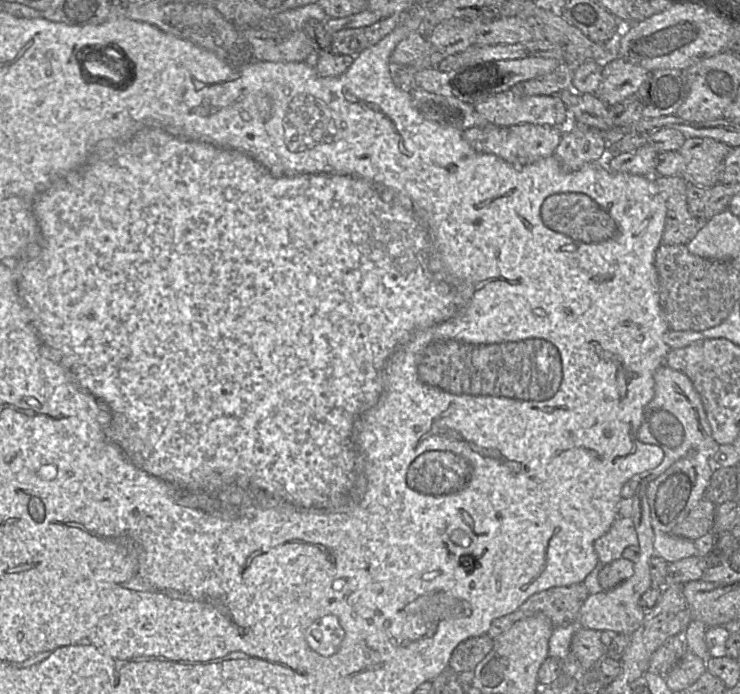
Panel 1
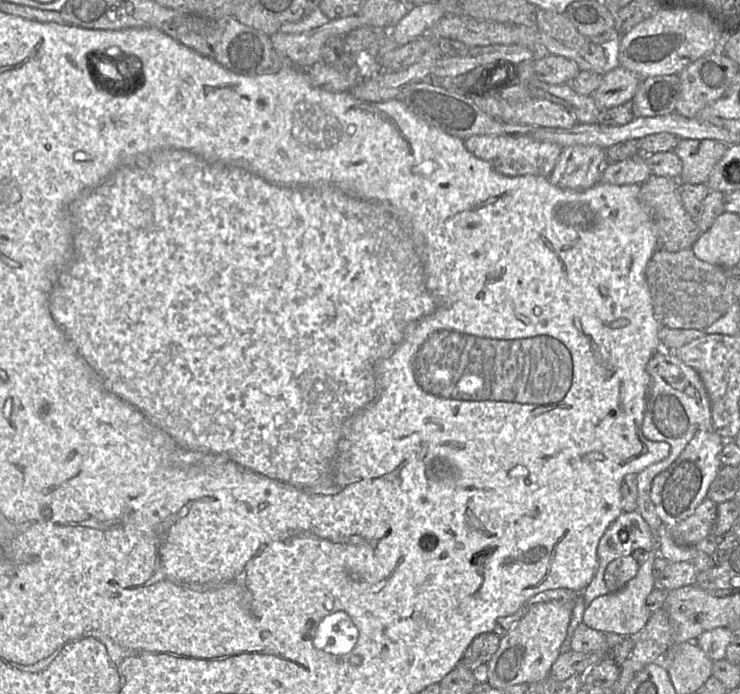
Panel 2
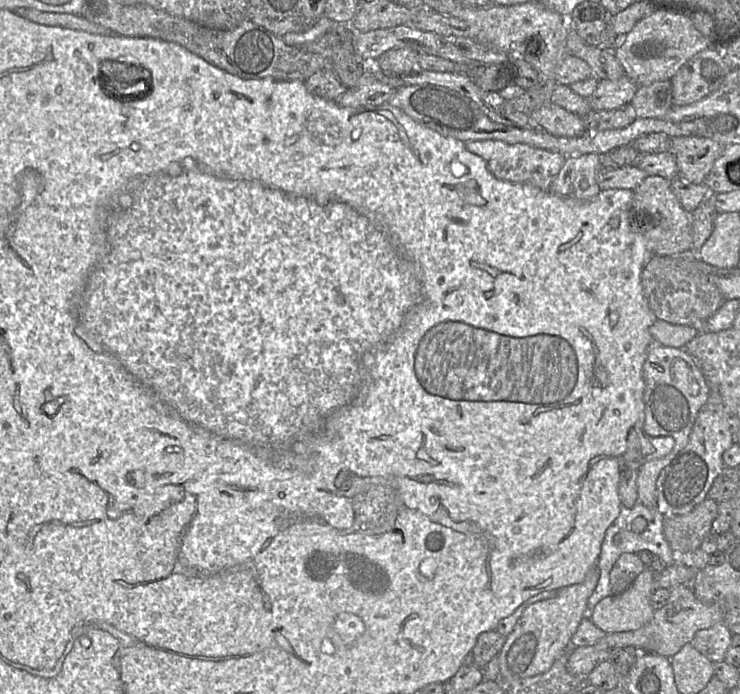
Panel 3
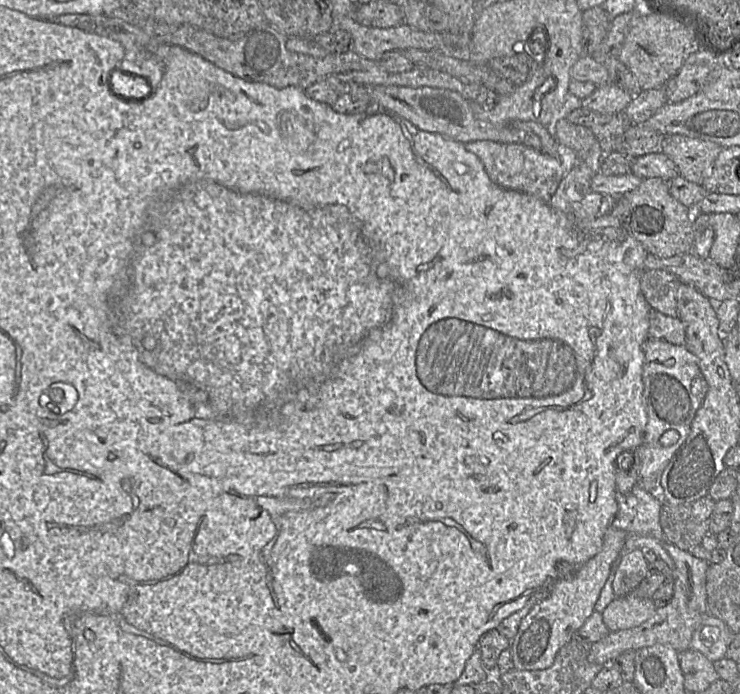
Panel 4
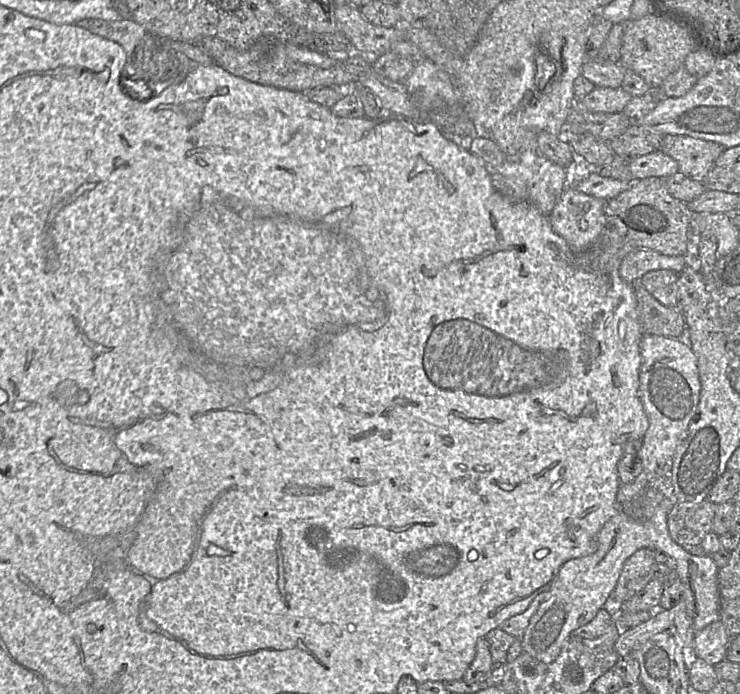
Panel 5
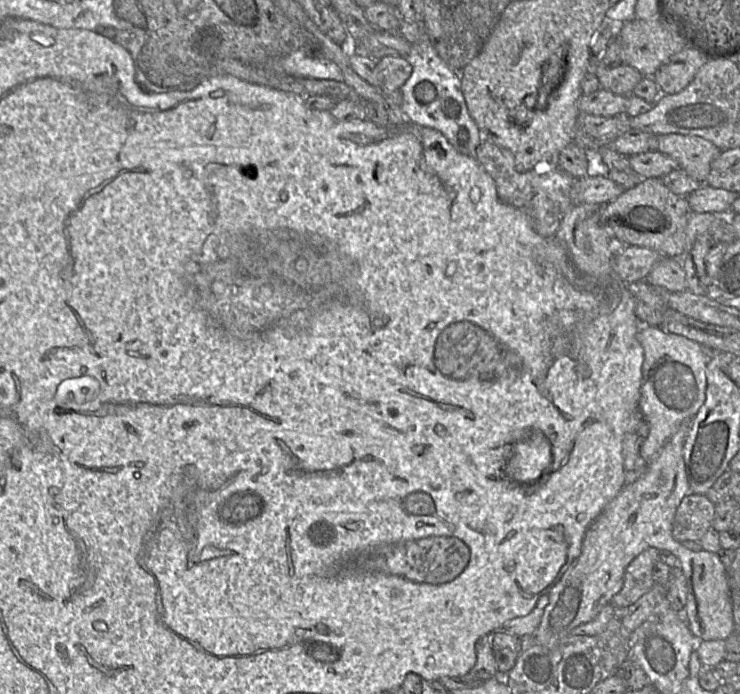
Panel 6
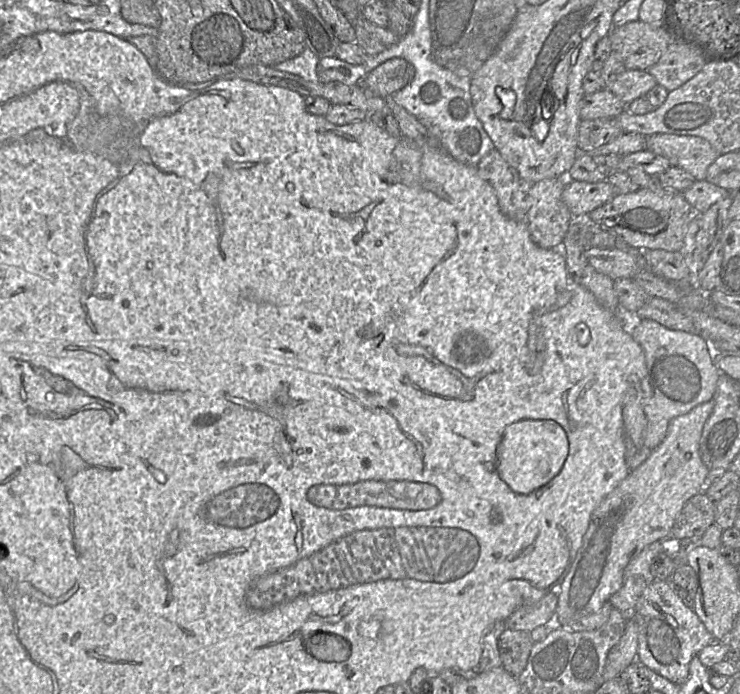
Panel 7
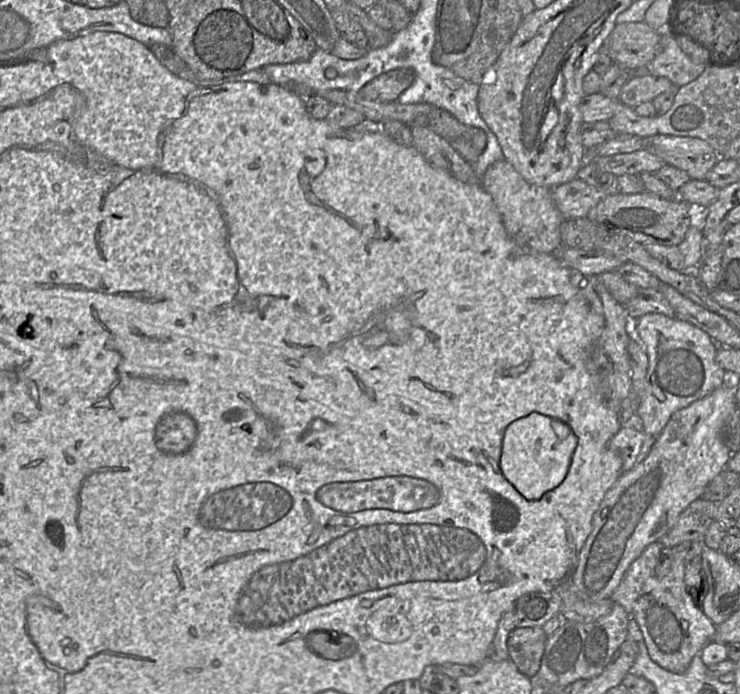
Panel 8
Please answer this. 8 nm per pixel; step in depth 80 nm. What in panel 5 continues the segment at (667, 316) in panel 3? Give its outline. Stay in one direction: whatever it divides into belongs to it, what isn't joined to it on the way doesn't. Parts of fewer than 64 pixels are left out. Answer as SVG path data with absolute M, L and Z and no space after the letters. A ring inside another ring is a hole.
M653 270L644 274L640 283L661 304L678 309L679 274L671 270Z

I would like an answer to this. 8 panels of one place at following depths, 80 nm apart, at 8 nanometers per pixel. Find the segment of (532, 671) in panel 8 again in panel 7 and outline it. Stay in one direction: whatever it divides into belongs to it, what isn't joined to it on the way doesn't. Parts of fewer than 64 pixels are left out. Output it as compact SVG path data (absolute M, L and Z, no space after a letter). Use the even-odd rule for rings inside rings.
M506 628L498 641L501 667L518 677L526 667L533 645L530 632Z

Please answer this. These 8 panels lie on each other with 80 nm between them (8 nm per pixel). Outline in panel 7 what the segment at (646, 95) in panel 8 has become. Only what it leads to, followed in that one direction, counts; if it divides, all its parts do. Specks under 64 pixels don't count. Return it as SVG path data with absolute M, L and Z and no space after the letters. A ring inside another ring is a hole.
M626 69L606 88L628 104L644 97L656 85L657 81L646 70Z

